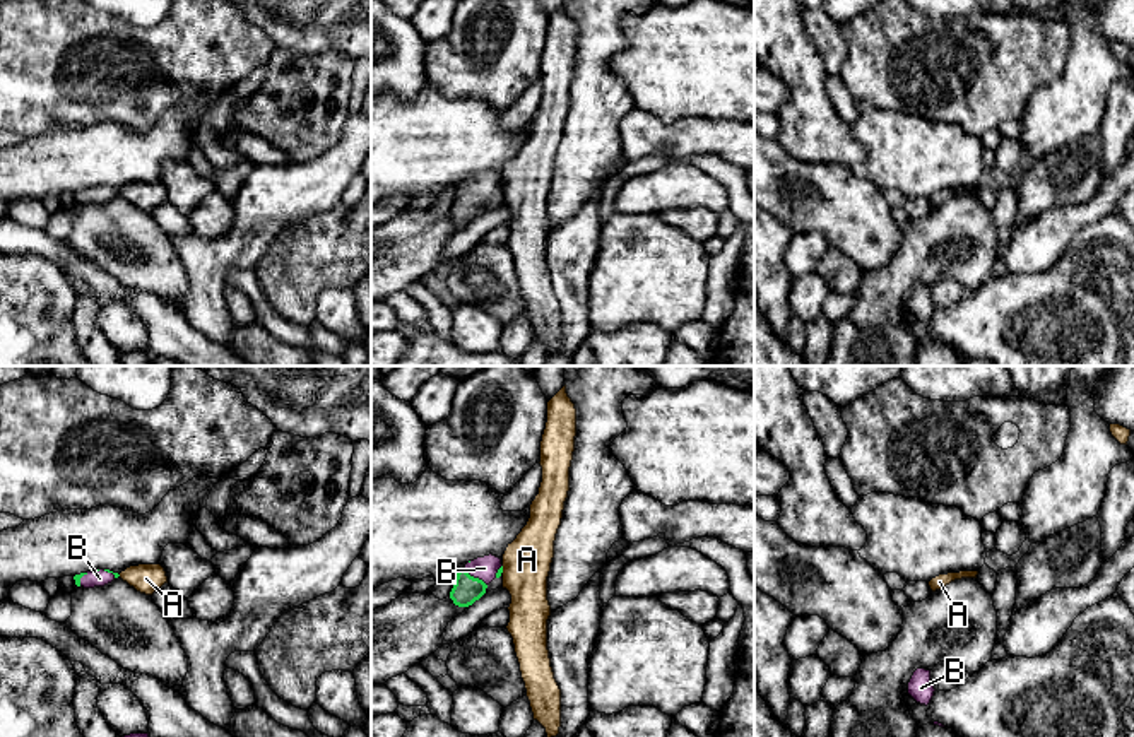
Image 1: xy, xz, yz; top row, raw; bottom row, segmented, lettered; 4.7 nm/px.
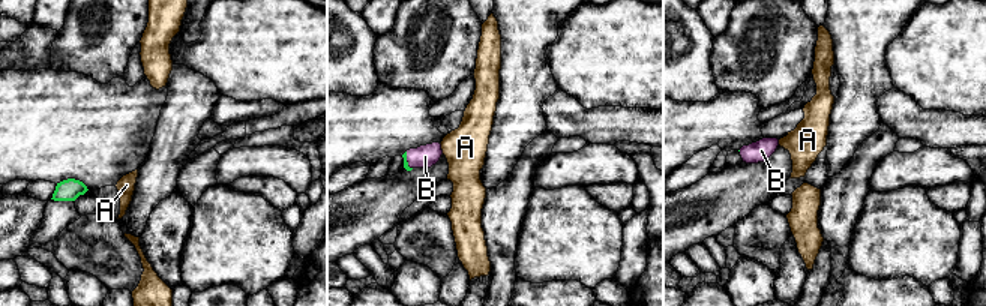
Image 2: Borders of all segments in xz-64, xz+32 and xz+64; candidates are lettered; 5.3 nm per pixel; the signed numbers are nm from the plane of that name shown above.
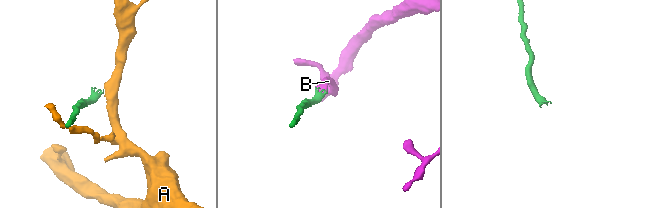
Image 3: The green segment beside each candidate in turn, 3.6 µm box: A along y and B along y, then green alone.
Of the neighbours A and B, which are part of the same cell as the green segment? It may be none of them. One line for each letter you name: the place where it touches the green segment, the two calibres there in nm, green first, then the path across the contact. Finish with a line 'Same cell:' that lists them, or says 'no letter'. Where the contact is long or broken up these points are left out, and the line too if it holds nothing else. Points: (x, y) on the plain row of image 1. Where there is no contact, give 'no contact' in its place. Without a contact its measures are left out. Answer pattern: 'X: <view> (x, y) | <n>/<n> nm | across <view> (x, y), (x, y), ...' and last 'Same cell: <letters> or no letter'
B: xz (476, 195) | 130/110 nm | across xz (467, 206), (476, 195), (484, 185)
Same cell: B

